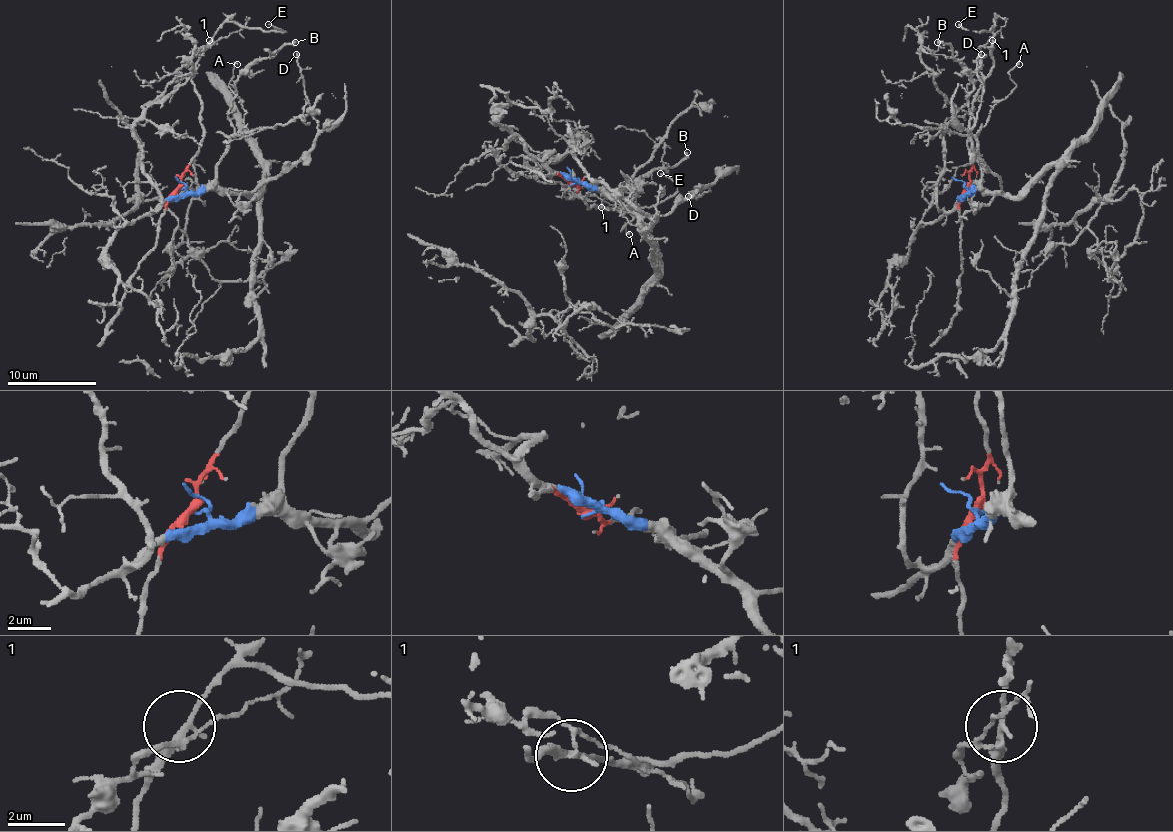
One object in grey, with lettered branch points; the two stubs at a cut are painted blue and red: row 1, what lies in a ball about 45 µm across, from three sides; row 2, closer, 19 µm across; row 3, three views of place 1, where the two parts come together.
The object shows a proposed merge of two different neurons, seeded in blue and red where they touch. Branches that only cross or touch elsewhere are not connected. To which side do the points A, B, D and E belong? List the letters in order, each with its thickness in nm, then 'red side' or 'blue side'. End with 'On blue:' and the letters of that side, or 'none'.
A: 110 nm thick; blue side
B: 260 nm thick; blue side
D: 160 nm thick; blue side
E: 160 nm thick; red side
On blue: A, B, D

